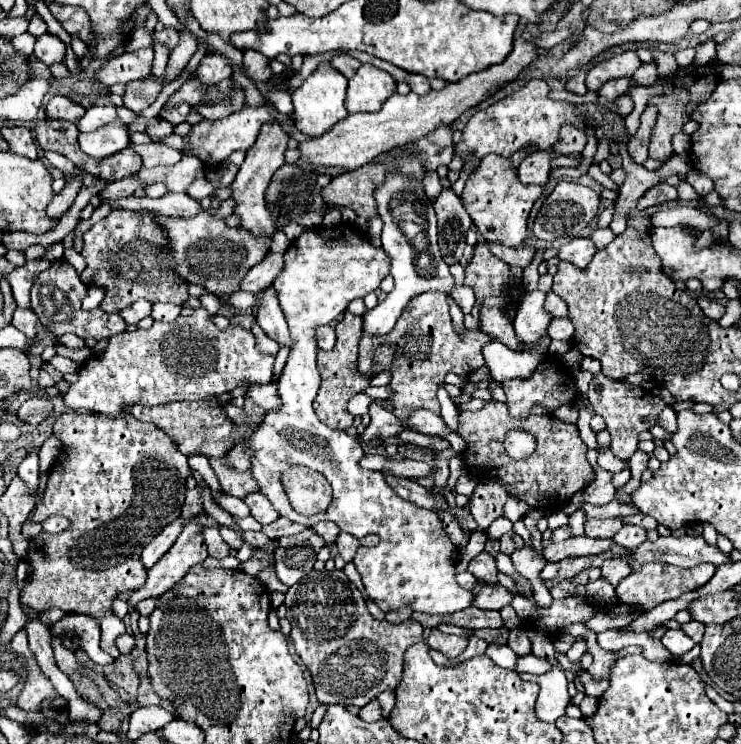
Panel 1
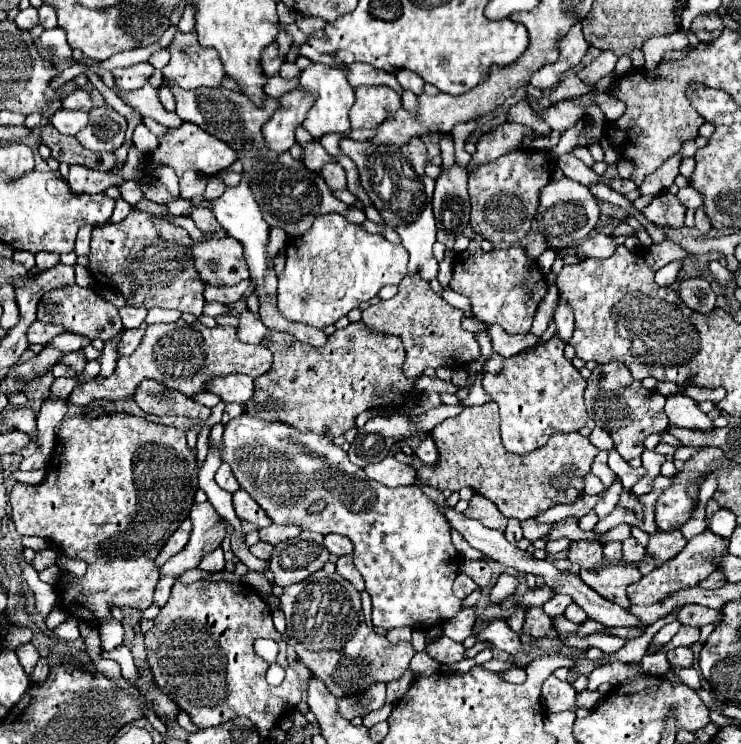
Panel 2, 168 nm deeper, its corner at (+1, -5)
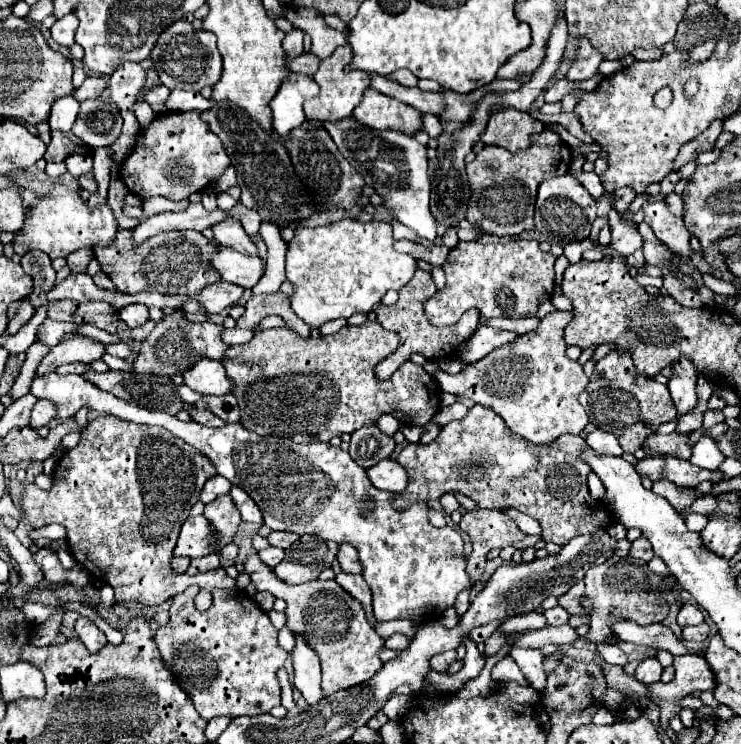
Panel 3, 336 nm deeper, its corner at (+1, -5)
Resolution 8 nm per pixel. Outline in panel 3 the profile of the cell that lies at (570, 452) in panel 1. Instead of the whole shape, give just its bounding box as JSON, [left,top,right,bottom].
[392,404,614,544]

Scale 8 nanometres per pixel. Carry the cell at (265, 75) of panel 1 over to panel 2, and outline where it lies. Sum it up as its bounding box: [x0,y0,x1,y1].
[260,42,282,78]

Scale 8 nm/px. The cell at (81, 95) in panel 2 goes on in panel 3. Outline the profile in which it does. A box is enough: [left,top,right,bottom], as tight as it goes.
[74,76,106,102]

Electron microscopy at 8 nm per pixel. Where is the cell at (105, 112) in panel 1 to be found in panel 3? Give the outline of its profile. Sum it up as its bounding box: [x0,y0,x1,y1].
[50,96,78,132]

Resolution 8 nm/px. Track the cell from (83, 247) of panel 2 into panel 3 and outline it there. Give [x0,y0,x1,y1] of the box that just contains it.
[68,250,94,274]

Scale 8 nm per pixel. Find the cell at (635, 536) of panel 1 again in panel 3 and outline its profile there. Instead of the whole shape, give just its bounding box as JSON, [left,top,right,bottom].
[630,536,654,562]

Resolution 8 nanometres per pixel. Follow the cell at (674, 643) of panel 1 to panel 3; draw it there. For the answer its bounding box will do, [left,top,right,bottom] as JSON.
[648,654,716,728]

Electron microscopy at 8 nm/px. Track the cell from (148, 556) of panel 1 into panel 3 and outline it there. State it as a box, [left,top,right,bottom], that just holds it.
[174,516,218,558]

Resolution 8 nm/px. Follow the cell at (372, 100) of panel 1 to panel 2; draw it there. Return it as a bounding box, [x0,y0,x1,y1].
[348,86,400,128]

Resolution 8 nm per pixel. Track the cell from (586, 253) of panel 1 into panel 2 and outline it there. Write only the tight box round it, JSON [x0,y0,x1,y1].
[576,234,616,260]

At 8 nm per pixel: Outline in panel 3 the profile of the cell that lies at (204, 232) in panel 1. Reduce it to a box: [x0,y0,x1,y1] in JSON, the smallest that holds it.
[212,246,264,288]

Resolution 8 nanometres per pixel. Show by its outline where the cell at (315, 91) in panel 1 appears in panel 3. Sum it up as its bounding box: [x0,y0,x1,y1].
[304,44,370,122]

